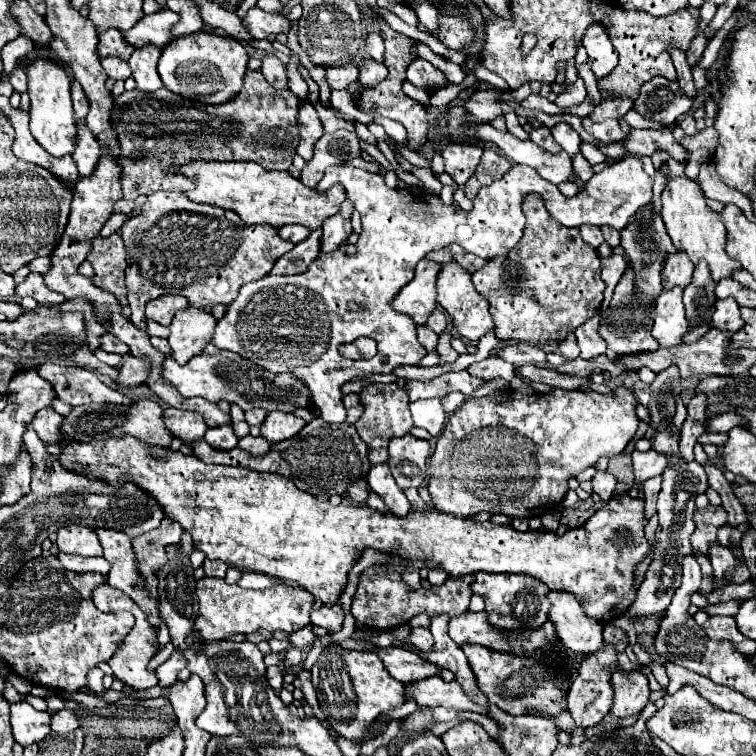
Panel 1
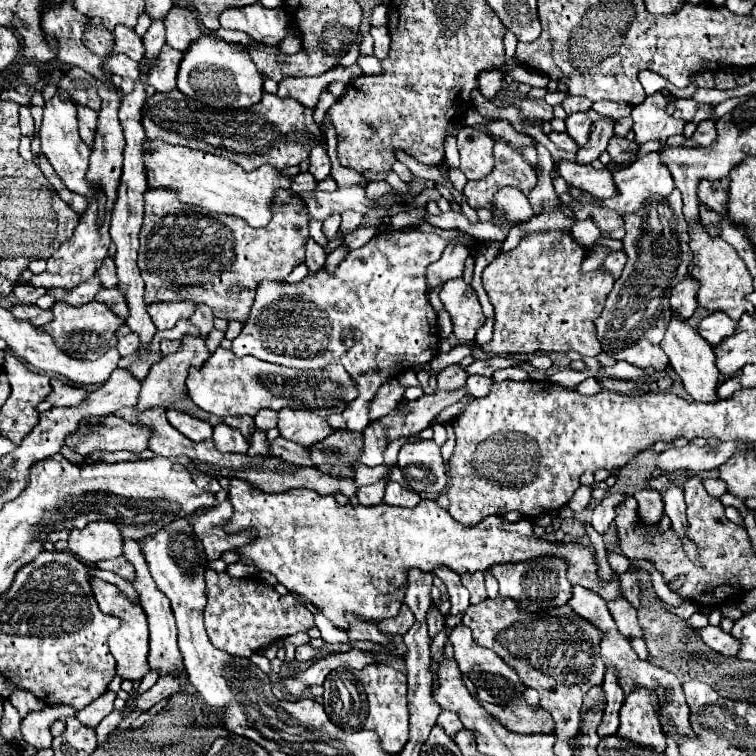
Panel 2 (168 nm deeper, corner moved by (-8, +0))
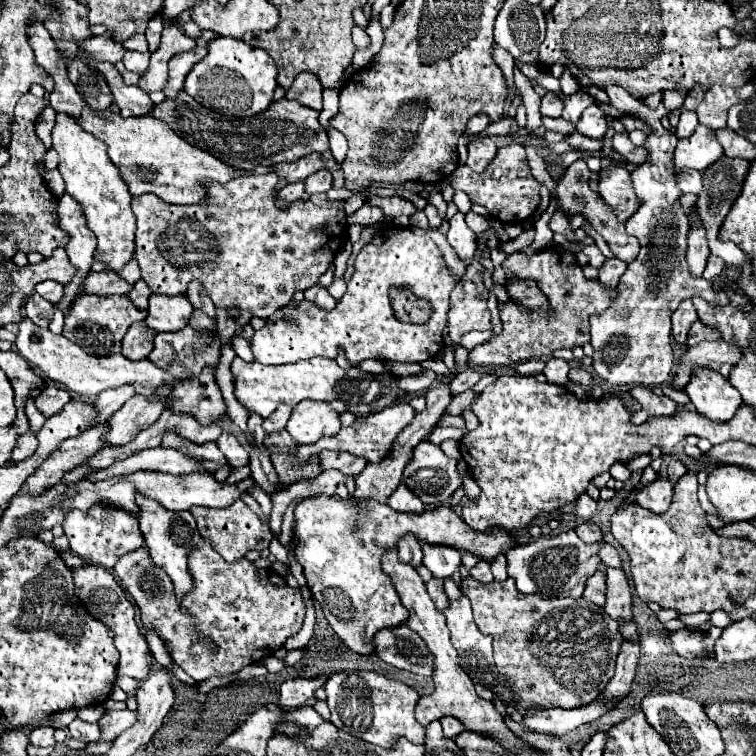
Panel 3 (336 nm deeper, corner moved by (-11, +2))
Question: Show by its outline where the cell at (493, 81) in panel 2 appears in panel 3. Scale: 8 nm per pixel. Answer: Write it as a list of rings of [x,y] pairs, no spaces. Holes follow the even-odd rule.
[[[497,46],[497,48],[493,50],[493,58],[495,58],[497,66],[501,68],[501,72],[503,72],[503,76],[505,76],[507,86],[511,88],[511,86],[513,86],[513,68],[515,68],[515,60],[513,60],[513,56],[507,54],[503,48]]]

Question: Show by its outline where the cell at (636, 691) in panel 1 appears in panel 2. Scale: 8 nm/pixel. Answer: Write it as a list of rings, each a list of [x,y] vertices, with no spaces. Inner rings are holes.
[[[636,688],[636,692],[630,692],[620,708],[618,734],[636,744],[648,744],[656,752],[664,752],[666,740],[652,700],[656,700],[656,696],[652,696],[648,688]]]

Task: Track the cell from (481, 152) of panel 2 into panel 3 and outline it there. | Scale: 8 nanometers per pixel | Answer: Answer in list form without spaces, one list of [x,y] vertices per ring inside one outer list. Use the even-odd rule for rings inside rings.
[[[491,138],[485,140],[475,140],[469,144],[469,158],[467,158],[467,166],[475,172],[483,172],[487,168],[487,164],[493,160],[493,156],[497,154],[497,146]]]

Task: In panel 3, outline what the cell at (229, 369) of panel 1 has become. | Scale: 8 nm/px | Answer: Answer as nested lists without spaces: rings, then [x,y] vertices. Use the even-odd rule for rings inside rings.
[[[239,356],[231,364],[231,372],[235,378],[235,396],[247,408],[267,418],[279,404],[295,406],[301,400],[321,400],[329,402],[339,414],[351,412],[355,416],[375,414],[375,410],[383,410],[401,402],[407,394],[395,386],[395,376],[391,372],[381,374],[365,374],[359,368],[343,370],[331,358],[311,358],[295,364],[281,366],[265,366],[259,362],[245,362]]]

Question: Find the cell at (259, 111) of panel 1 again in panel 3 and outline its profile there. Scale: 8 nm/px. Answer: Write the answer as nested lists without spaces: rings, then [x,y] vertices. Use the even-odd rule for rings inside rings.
[[[181,90],[177,100],[165,100],[163,104],[157,104],[153,112],[155,118],[169,124],[189,144],[199,146],[219,160],[243,170],[253,170],[255,166],[273,166],[277,162],[293,162],[301,156],[329,150],[327,128],[319,124],[319,112],[287,98],[273,102],[265,112],[245,120],[215,116],[207,118],[205,122],[203,106],[199,106],[187,92]]]

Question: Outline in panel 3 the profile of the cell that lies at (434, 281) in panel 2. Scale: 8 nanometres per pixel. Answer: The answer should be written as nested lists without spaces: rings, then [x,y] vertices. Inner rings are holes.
[[[457,212],[453,218],[449,218],[449,232],[447,232],[447,240],[449,244],[455,248],[455,252],[459,254],[461,260],[465,260],[467,264],[471,264],[473,254],[475,254],[475,232],[467,226],[465,216],[461,212]]]

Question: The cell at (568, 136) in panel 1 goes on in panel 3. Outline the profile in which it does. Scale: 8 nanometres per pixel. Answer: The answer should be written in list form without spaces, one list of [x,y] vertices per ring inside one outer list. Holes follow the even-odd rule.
[[[589,106],[577,122],[577,132],[589,138],[603,138],[607,134],[607,120],[599,106]]]

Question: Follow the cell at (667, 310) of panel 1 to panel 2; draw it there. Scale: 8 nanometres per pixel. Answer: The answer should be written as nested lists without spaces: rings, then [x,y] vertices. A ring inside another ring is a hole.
[[[672,312],[666,336],[660,346],[670,360],[670,368],[680,376],[684,390],[692,396],[692,400],[696,402],[716,402],[718,400],[716,388],[718,388],[720,370],[716,368],[716,356],[714,356],[712,346],[700,336],[696,326],[692,326],[692,320],[680,320],[680,314]]]

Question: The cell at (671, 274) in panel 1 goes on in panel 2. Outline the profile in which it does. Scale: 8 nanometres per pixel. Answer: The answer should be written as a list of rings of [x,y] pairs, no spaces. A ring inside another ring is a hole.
[[[688,274],[680,284],[676,284],[670,292],[670,306],[672,310],[680,312],[682,318],[690,318],[696,310],[696,280],[692,280],[692,276]]]

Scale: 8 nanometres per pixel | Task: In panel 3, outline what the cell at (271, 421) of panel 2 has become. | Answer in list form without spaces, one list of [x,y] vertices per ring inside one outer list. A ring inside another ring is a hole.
[[[279,406],[273,414],[271,414],[271,418],[265,418],[263,420],[263,430],[267,432],[267,434],[271,434],[271,432],[279,432],[279,430],[283,430],[285,426],[287,426],[287,420],[289,420],[289,416],[291,416],[291,406]]]

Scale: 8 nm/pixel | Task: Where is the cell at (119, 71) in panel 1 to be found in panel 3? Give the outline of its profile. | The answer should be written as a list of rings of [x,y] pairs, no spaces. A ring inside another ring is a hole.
[[[125,52],[123,56],[123,64],[129,72],[137,72],[137,74],[143,74],[149,66],[149,52],[141,54],[141,52]]]

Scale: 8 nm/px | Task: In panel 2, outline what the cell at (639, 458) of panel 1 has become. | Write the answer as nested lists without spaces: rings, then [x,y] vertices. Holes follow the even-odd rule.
[[[688,442],[684,448],[668,448],[658,454],[656,458],[656,468],[662,472],[672,472],[676,468],[686,468],[686,470],[712,470],[724,464],[732,452],[736,450],[736,442],[722,442],[718,448],[700,448],[692,442]]]

